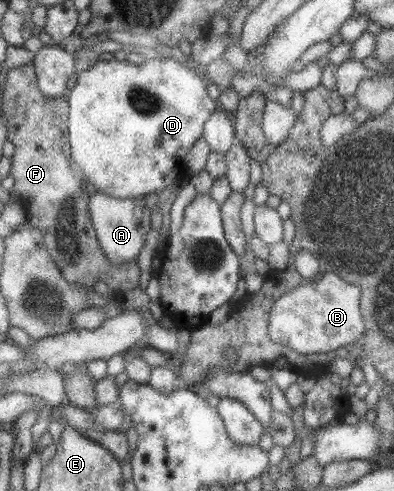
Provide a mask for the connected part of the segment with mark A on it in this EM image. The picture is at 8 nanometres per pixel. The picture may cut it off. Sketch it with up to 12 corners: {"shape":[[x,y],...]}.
{"shape":[[93,192],[99,247],[112,264],[136,260],[152,230],[144,198]]}

